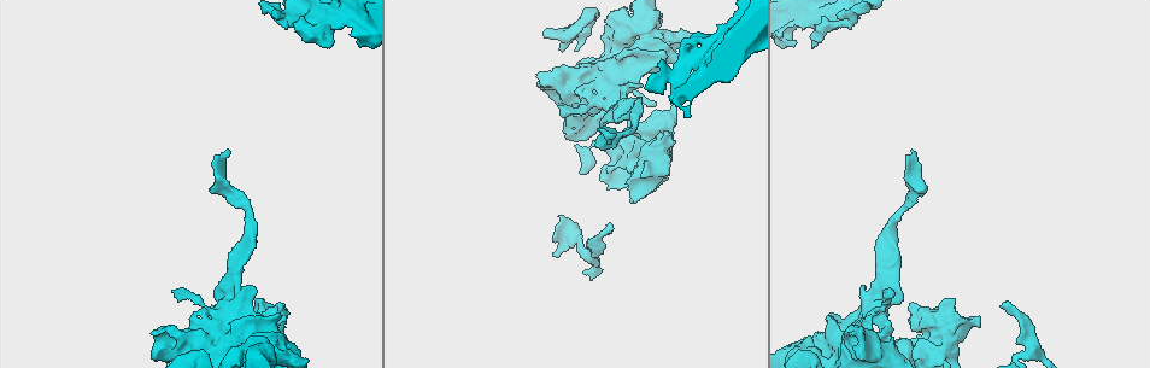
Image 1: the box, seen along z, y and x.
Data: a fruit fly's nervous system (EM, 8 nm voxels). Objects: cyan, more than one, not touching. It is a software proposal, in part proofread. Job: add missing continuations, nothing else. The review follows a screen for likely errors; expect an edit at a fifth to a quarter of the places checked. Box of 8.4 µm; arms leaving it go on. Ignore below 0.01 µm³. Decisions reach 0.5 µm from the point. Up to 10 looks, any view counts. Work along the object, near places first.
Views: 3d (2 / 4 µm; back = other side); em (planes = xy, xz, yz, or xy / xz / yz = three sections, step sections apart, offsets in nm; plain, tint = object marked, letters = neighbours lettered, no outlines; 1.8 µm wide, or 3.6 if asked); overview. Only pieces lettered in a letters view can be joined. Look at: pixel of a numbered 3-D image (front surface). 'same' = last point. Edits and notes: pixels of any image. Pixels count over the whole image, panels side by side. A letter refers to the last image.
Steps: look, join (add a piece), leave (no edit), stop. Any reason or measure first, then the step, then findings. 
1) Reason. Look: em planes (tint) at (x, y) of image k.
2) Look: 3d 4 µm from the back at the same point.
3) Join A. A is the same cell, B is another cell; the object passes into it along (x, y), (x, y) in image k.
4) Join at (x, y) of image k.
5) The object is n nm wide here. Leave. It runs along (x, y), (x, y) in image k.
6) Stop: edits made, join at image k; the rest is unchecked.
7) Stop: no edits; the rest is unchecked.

Tapers out. Look: 3d 4 µm at (1001, 307) of image 1.

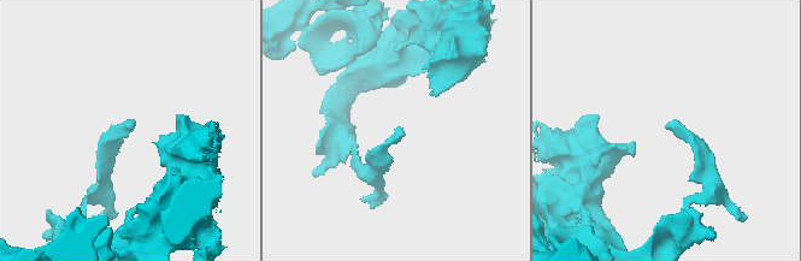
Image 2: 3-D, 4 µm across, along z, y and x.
Now the EM. Look: em xy step 4 (letters) at (131, 127) of image 2.

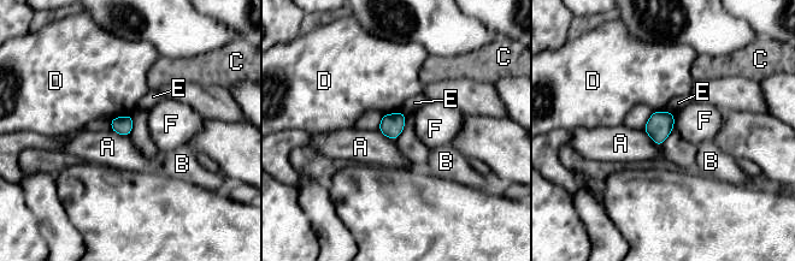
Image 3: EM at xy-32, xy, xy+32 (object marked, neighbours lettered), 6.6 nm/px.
Look: em planes (letters) at the same point.

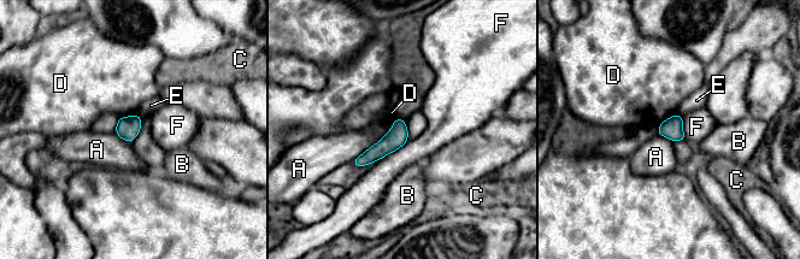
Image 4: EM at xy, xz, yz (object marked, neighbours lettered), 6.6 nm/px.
The longest contact is with A, 420 nm. Leave. A, B, C, D, E and F are other cells; no lettered piece goes on from it.

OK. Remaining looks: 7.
Abrupt turn. Look: 3d 4 µm at (832, 343) of image 1.

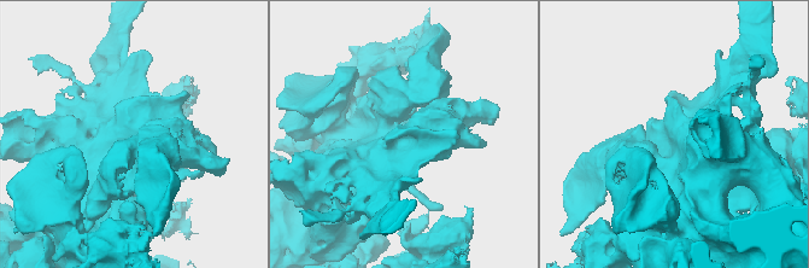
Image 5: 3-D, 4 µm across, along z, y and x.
Now the EM. Look: em planes (letters) at (674, 136) of image 5.

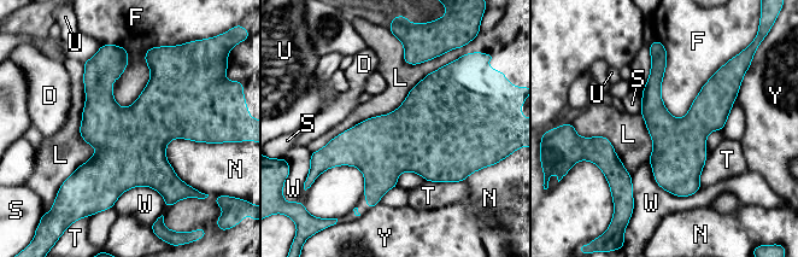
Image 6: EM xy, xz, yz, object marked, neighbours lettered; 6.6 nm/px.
Leave. D, F, L, N, S, T, U, W and Y are other cells; it runs along (659, 56), (653, 111), (686, 193) in image 6; none of them fits.

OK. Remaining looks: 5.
Calibre changes. Look: em yz step 8 (tint) at (291, 14) of image 1.

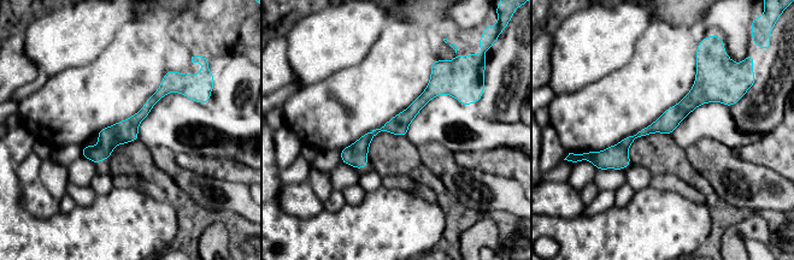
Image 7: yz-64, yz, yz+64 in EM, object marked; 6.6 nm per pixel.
Look: em planes (tint) at the same point.

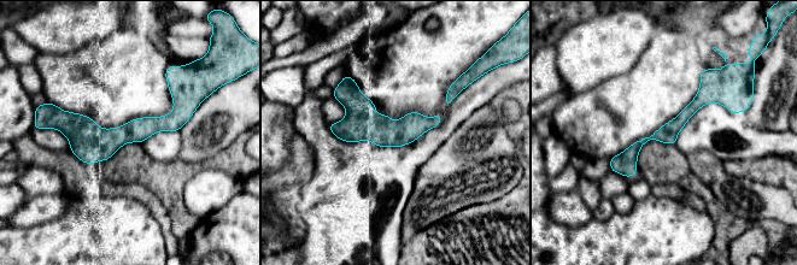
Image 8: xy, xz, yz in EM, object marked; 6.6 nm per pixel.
Look: em planes (letters) at the same point.

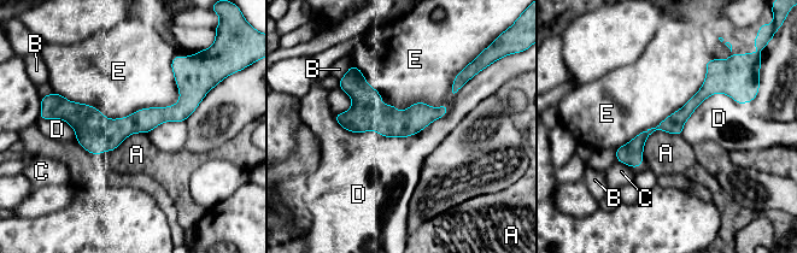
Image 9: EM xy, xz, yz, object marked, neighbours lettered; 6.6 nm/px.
Leave. A, B, C, D and E are other cells; no lettered piece goes on from it.

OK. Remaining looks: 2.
Sudden change in width. Look: em 3.6 µm yz step 4 (tint) at (922, 318) of image 1.

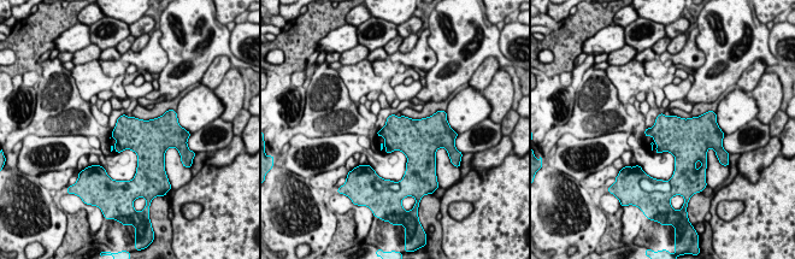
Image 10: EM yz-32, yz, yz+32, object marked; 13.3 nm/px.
Look: em 3.6 µm xz step 16 (letters) at the same point.

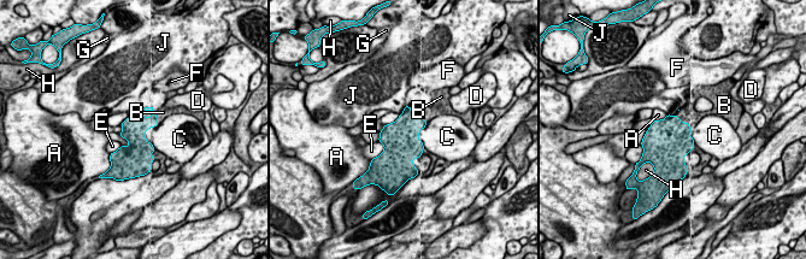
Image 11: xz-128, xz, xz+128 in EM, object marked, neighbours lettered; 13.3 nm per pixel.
The object is 320 nm wide here. Join B. B is the same cell, A, C, D, E, F, G, H and J are other cells; it goes on there.

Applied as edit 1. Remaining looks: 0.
Stop: edits made, join at image 11; the rest is unchecked.

